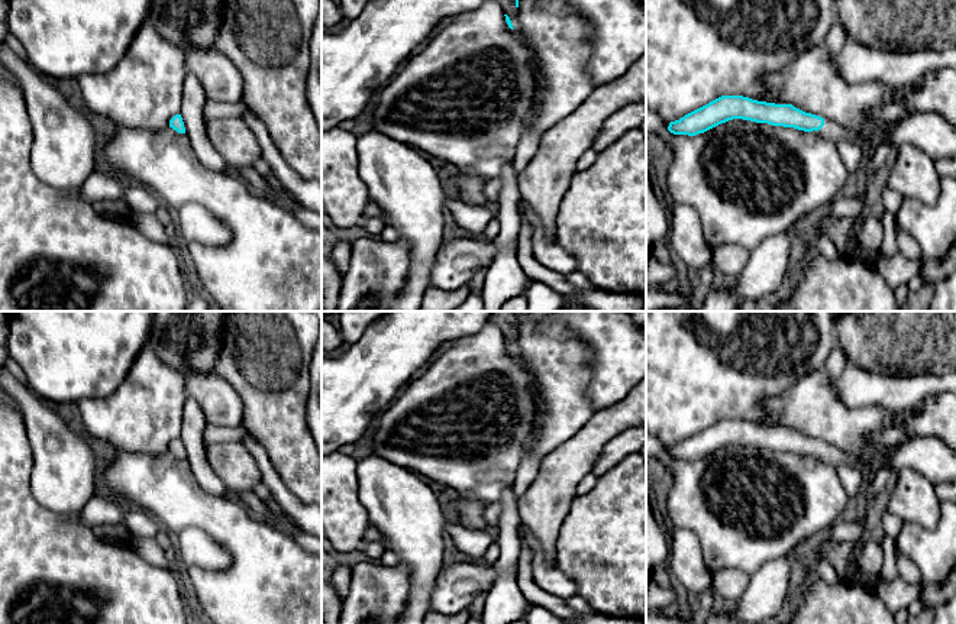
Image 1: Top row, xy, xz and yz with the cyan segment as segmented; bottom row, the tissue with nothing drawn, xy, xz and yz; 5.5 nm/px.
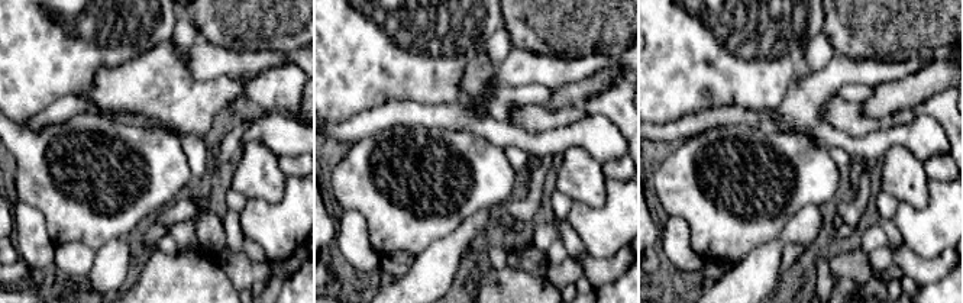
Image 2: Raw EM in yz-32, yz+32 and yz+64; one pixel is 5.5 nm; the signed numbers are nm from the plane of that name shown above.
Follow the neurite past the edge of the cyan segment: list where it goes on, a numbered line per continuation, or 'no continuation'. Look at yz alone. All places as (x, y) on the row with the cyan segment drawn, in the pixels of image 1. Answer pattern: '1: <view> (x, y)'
1: yz (934, 135)

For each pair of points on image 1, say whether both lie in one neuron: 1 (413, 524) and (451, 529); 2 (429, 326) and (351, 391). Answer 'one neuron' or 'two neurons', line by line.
1: two neurons
2: one neuron

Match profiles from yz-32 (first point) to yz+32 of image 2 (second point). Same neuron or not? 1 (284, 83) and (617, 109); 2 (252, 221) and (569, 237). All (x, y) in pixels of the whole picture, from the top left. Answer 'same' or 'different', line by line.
1: same
2: different

